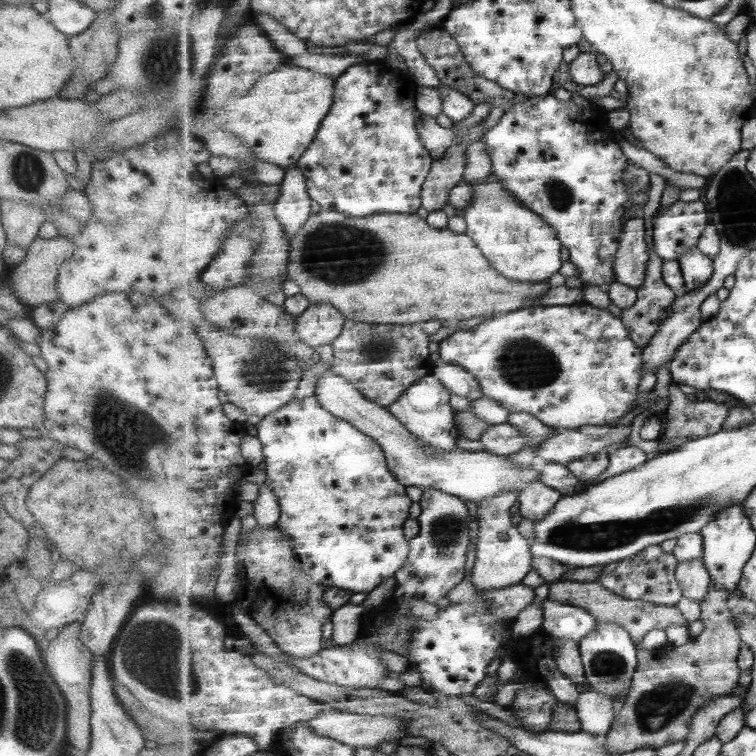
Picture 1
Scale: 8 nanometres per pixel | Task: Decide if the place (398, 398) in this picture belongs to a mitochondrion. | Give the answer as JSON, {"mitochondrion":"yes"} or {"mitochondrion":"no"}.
{"mitochondrion":"no"}

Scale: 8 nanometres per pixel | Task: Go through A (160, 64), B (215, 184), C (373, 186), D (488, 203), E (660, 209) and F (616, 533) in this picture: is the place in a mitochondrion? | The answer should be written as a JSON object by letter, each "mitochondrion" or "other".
{"A":"mitochondrion","B":"other","C":"other","D":"mitochondrion","E":"other","F":"mitochondrion"}

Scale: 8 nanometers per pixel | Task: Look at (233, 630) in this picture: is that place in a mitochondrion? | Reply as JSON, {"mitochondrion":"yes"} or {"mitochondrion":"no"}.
{"mitochondrion":"no"}

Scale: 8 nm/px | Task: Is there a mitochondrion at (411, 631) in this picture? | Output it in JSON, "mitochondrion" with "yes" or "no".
{"mitochondrion":"no"}

